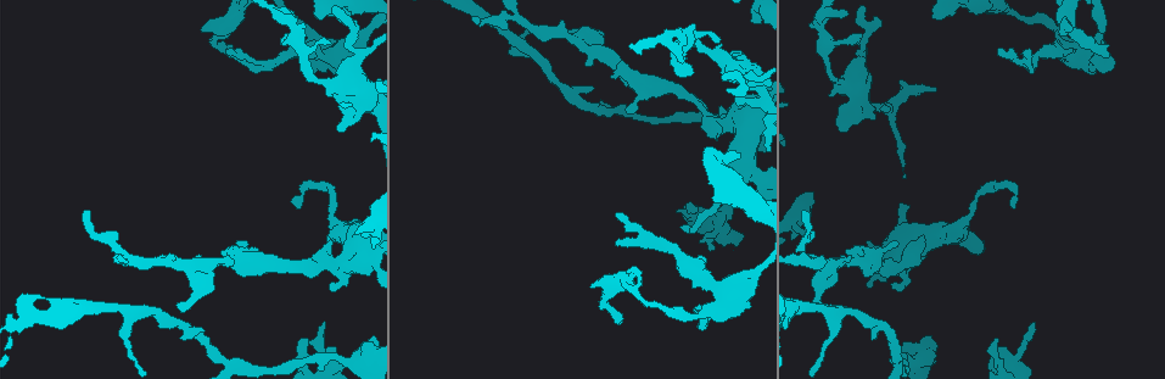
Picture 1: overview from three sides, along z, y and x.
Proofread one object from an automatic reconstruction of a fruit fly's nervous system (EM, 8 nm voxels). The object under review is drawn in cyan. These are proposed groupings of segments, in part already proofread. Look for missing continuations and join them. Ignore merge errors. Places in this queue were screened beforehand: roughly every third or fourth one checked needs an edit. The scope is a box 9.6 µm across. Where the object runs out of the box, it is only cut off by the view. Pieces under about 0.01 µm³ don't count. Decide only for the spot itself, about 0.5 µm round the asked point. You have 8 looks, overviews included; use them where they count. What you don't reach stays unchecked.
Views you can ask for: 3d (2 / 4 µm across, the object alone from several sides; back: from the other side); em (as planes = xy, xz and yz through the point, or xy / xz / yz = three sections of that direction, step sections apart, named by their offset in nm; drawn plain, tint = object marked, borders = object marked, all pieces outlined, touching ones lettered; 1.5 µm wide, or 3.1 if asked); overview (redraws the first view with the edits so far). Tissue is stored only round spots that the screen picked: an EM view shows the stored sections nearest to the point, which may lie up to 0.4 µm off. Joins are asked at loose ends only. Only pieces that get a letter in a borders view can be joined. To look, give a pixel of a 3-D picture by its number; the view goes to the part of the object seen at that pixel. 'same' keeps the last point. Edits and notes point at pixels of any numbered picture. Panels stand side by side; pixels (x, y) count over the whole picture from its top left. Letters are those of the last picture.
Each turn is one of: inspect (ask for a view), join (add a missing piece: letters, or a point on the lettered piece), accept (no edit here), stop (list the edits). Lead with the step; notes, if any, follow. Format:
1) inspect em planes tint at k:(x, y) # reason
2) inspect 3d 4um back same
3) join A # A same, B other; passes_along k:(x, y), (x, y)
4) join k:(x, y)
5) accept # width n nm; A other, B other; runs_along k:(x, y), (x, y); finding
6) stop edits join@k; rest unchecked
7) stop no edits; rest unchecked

inspect em planes borders at 1:(300, 208) # an open end

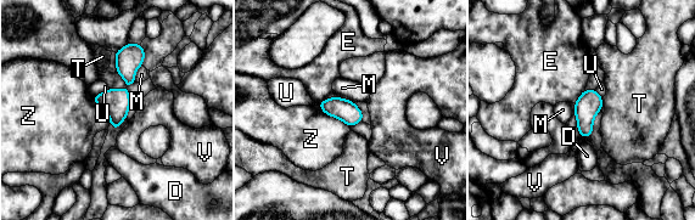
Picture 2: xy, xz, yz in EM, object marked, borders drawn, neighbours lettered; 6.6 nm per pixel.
accept # width 110 nm; D other, E other, M other, T other, U other, V other, Z other; border 2:(581, 135), (590, 137); no lettered piece goes on from it

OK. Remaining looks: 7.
inspect em yz step 8 tint at 1:(569, 32) # free end

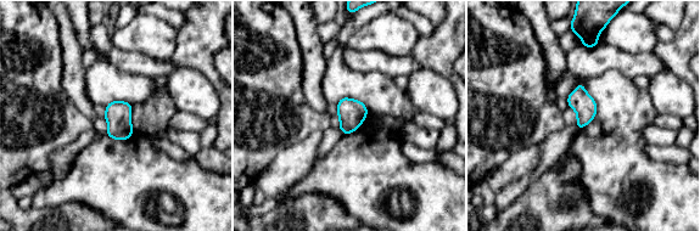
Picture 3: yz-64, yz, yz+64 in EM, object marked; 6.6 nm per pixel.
inspect em planes borders same # another direction

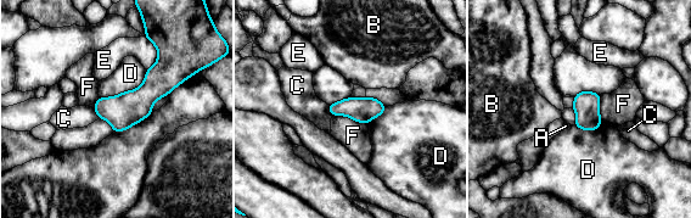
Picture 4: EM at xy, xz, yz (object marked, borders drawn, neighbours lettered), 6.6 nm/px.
accept # longest_contact D 360 nm; A other, B other, C other, D other, E other, F other; border 4:(333, 115), (344, 115), (366, 123); no lettered piece goes on from it

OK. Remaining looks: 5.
inspect 3d 2um at 1:(1108, 54) # branch stops here

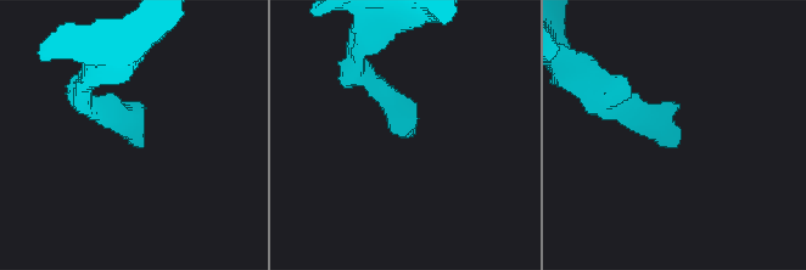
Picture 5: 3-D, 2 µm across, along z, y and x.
inspect em xy step 4 tint at 5:(131, 133)

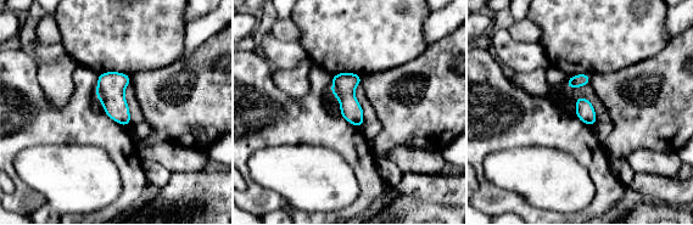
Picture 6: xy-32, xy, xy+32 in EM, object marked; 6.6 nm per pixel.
inspect em planes borders same

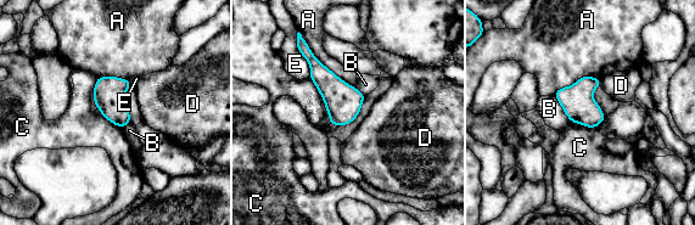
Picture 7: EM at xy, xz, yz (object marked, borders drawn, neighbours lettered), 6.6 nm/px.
accept # A other, B other, C other, D other, E other; border 7:(309, 77), (324, 102), (331, 123); none of them fits

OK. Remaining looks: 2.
stop no edits; rest unchecked

